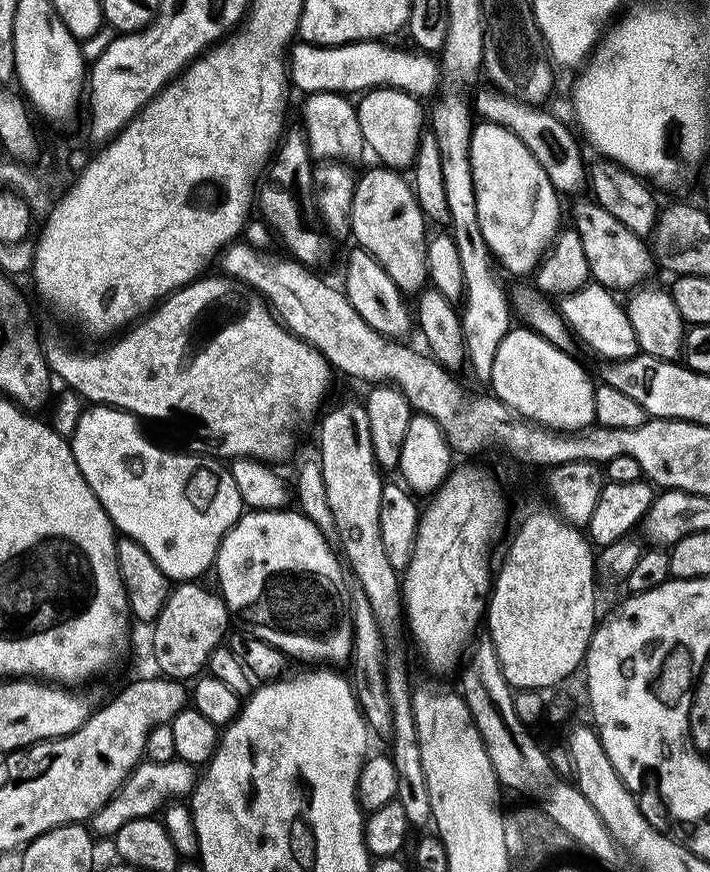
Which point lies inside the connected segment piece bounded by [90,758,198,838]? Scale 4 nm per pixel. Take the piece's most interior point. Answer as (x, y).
(150, 788)

